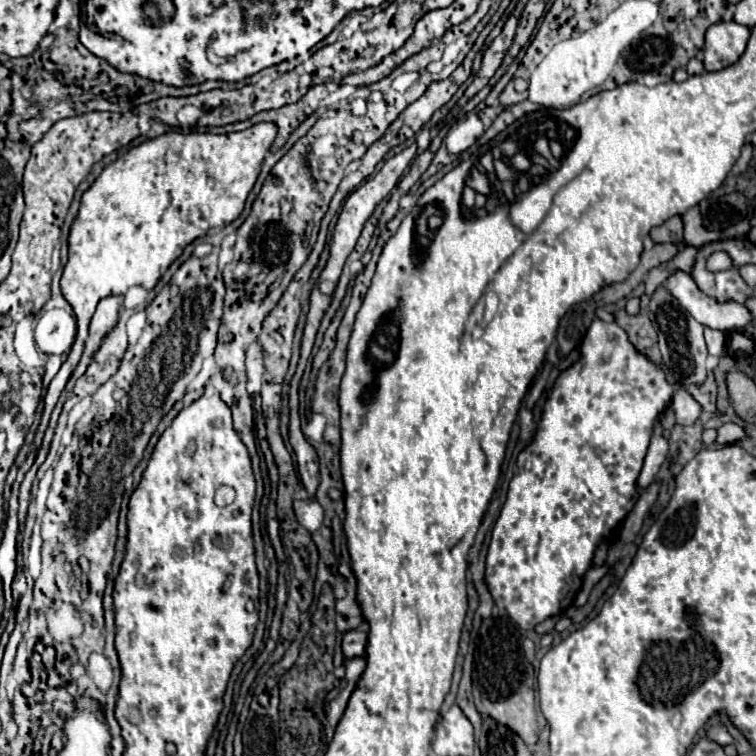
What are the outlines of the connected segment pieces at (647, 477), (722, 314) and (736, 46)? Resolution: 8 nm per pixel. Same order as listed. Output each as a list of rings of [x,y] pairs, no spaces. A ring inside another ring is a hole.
[[[658,422],[656,428],[654,428],[654,436],[652,436],[648,454],[644,458],[644,466],[642,466],[640,476],[638,476],[638,488],[640,490],[644,490],[656,478],[656,474],[658,474],[662,462],[666,460],[666,456],[668,456],[668,442],[662,436],[662,426]]]
[[[686,272],[672,274],[666,280],[666,288],[704,326],[716,330],[742,330],[752,320],[752,314],[744,304],[733,300],[720,303],[716,298],[706,296]]]
[[[716,22],[706,32],[704,52],[704,68],[706,72],[722,70],[734,64],[750,38],[750,30],[736,22]]]

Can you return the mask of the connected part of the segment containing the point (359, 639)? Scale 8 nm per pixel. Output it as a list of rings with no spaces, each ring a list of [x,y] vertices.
[[[366,628],[350,630],[350,632],[344,634],[344,638],[342,638],[342,652],[344,652],[344,658],[362,656],[364,650],[366,650]]]

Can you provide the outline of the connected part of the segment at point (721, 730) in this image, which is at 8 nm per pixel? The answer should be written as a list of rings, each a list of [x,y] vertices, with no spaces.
[[[712,726],[712,728],[708,730],[708,738],[714,740],[716,744],[720,744],[720,746],[732,744],[732,736],[730,736],[728,728],[724,728],[724,726]]]

